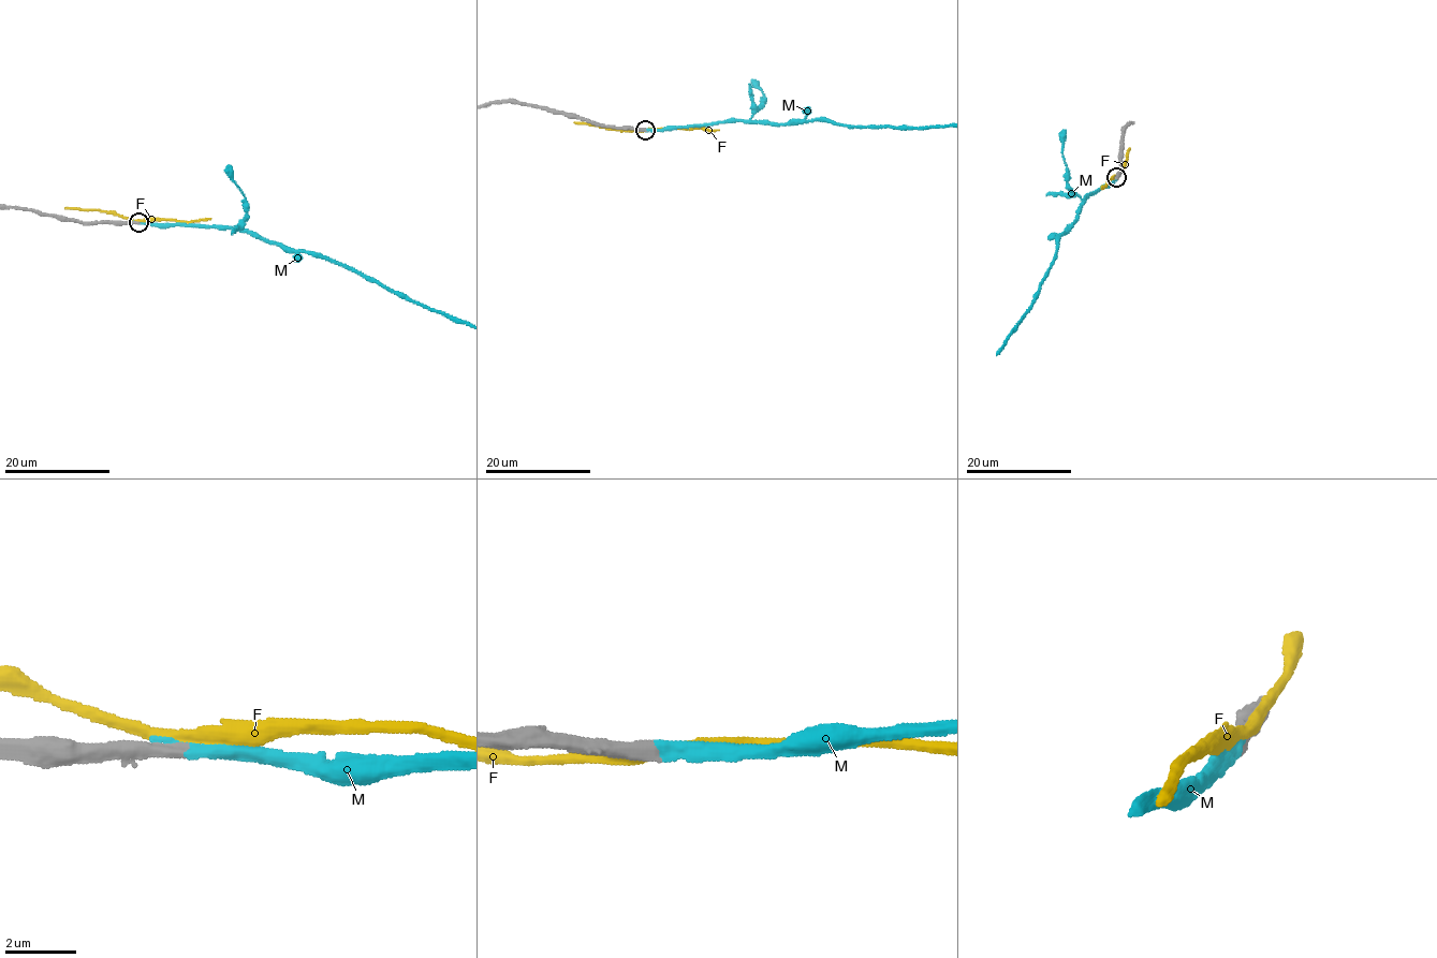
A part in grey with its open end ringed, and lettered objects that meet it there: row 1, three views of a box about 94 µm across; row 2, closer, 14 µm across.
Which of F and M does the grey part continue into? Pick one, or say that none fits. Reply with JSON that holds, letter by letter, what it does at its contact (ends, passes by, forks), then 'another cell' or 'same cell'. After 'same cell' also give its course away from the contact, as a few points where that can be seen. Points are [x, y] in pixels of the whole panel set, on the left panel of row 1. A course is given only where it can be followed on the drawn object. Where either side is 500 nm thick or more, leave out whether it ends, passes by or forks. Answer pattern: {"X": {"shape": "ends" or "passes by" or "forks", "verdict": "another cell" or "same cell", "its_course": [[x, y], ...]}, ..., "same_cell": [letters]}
{"F": {"verdict": "another cell"}, "M": {"shape": "ends", "verdict": "same cell"}, "same_cell": ["M"]}

